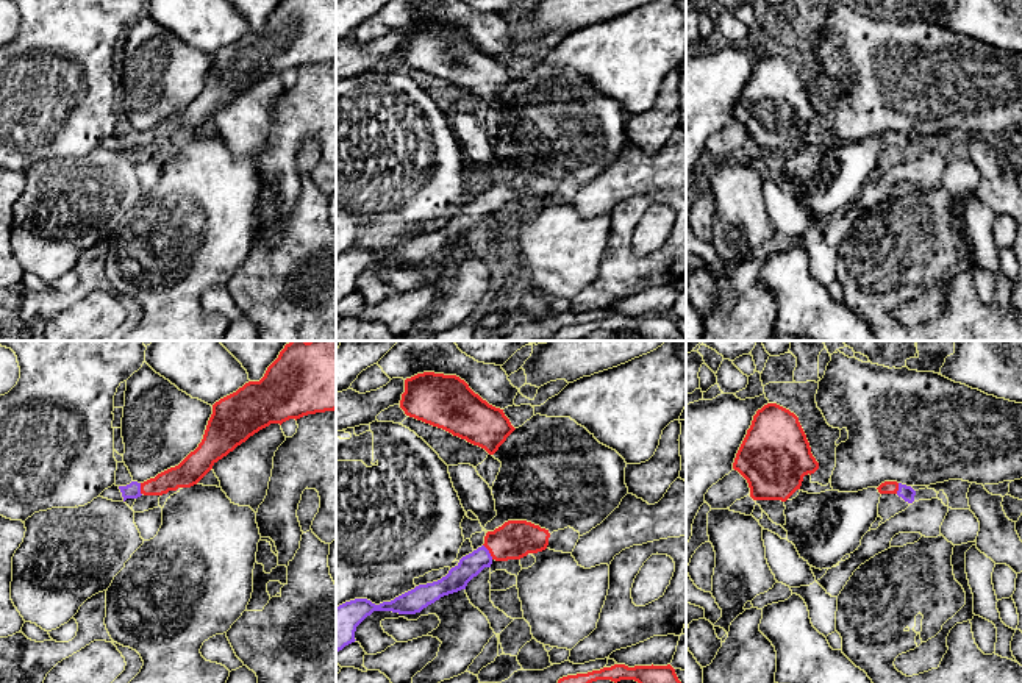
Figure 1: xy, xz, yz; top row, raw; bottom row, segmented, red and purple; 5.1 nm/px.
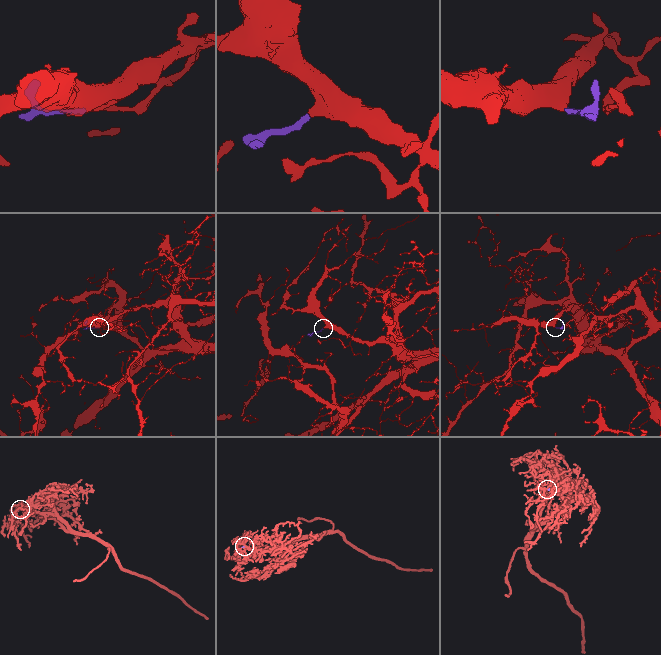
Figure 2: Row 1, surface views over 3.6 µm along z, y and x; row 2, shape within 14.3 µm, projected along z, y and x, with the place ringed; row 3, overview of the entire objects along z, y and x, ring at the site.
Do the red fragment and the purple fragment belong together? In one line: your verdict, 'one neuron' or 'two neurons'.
one neuron

